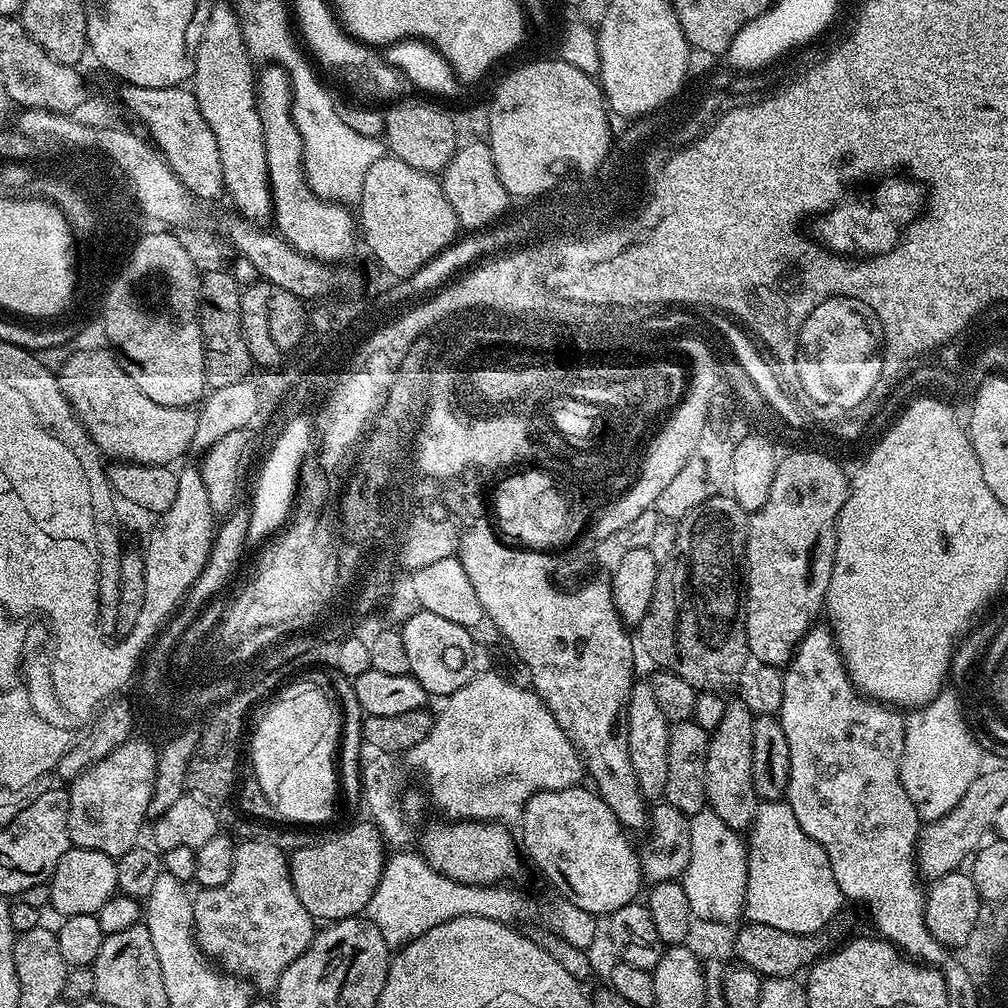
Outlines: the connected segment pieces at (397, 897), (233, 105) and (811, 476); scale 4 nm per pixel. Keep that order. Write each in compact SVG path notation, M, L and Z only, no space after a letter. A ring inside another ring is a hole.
M408 850L397 851L400 853L385 861L383 876L364 911L365 919L378 926L389 951L399 951L434 926L454 917L478 916L500 923L513 923L528 908L525 896L508 888L512 886L454 882L429 866L419 853L404 851Z
M220 2L213 3L210 10L210 18L204 27L202 38L198 42L198 50L196 51L196 69L190 81L192 92L196 95L196 105L202 114L202 118L206 118L206 126L210 126L210 130L214 130L214 138L218 142L218 158L222 158L222 178L224 179L224 190L227 199L232 199L232 204L237 208L239 219L249 222L264 222L260 220L269 219L272 216L272 186L268 183L268 163L266 162L266 152L264 150L264 131L262 130L262 122L260 115L256 109L256 82L254 79L254 62L248 54L248 47L244 45L244 35L240 29L240 20L236 16L236 10L231 3Z
M805 450L805 452L792 452L789 456L781 455L776 461L774 470L774 482L770 486L770 494L766 497L766 503L762 510L751 513L748 517L748 541L746 542L746 599L744 601L744 625L746 626L746 638L748 639L748 650L751 659L757 665L768 665L783 669L796 652L800 640L808 632L809 628L817 623L816 615L821 615L824 607L824 599L830 586L830 578L834 570L834 550L836 549L836 519L842 510L840 501L844 499L844 480L840 472L836 471L836 465L830 464L828 460L820 458L816 452Z

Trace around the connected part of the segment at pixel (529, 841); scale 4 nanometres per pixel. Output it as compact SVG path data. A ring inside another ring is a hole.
M577 786L566 790L546 790L534 794L526 802L524 814L518 821L522 848L536 868L561 892L563 899L590 912L596 918L622 910L622 906L633 903L640 892L642 877L640 874L640 857L637 849L628 841L629 833L614 818L614 810L606 806L599 792L591 787Z

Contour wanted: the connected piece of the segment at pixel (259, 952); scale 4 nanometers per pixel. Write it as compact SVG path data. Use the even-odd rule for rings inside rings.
M268 840L239 841L230 878L226 878L222 886L200 888L197 893L192 901L192 913L200 951L223 971L251 982L254 988L256 983L260 994L275 993L276 984L282 978L286 966L290 966L290 962L294 962L307 950L314 935L313 918L306 906L302 906L302 901L294 890L292 869L286 852L284 856L283 850Z

